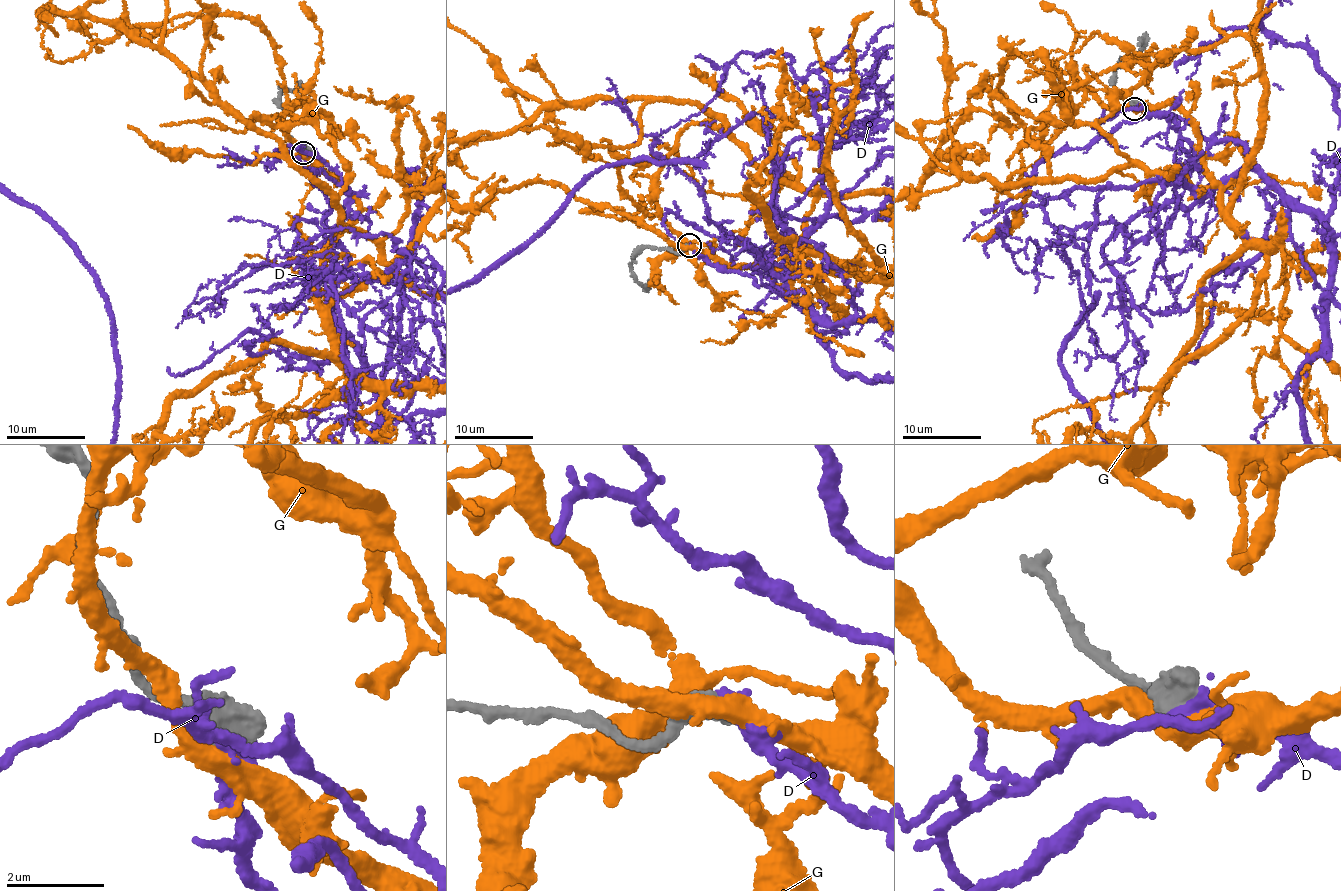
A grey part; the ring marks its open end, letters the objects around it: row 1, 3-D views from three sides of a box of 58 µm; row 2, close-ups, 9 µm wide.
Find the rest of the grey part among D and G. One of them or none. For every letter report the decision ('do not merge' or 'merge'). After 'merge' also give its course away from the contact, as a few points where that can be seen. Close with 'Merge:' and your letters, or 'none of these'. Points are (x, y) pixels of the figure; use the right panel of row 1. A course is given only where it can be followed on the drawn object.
D: do not merge
G: do not merge
Merge: none of these

